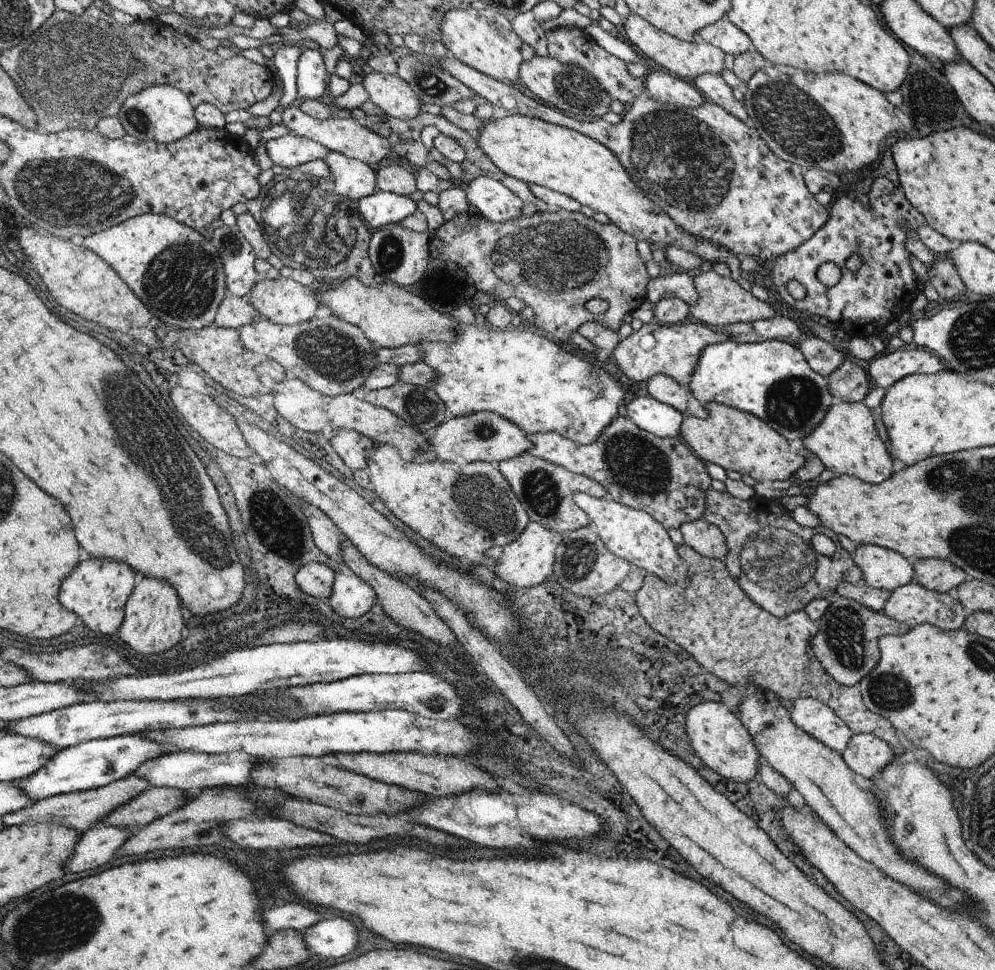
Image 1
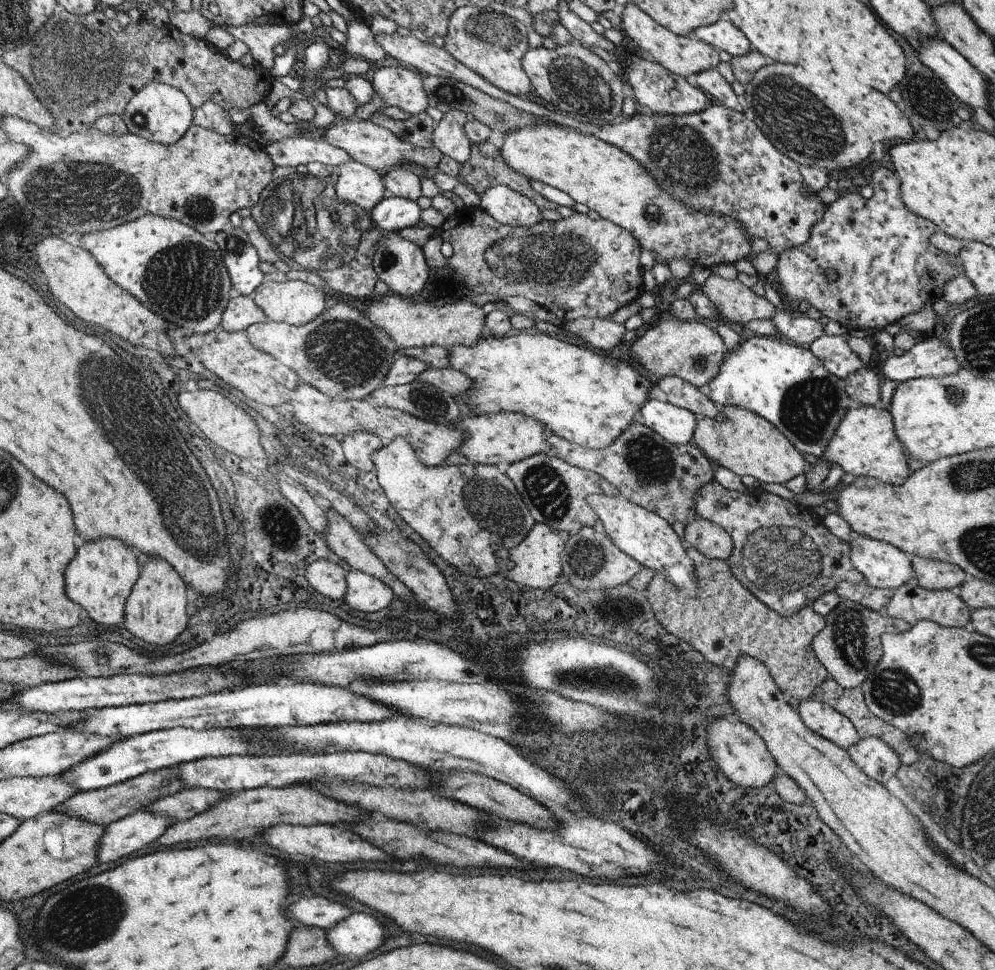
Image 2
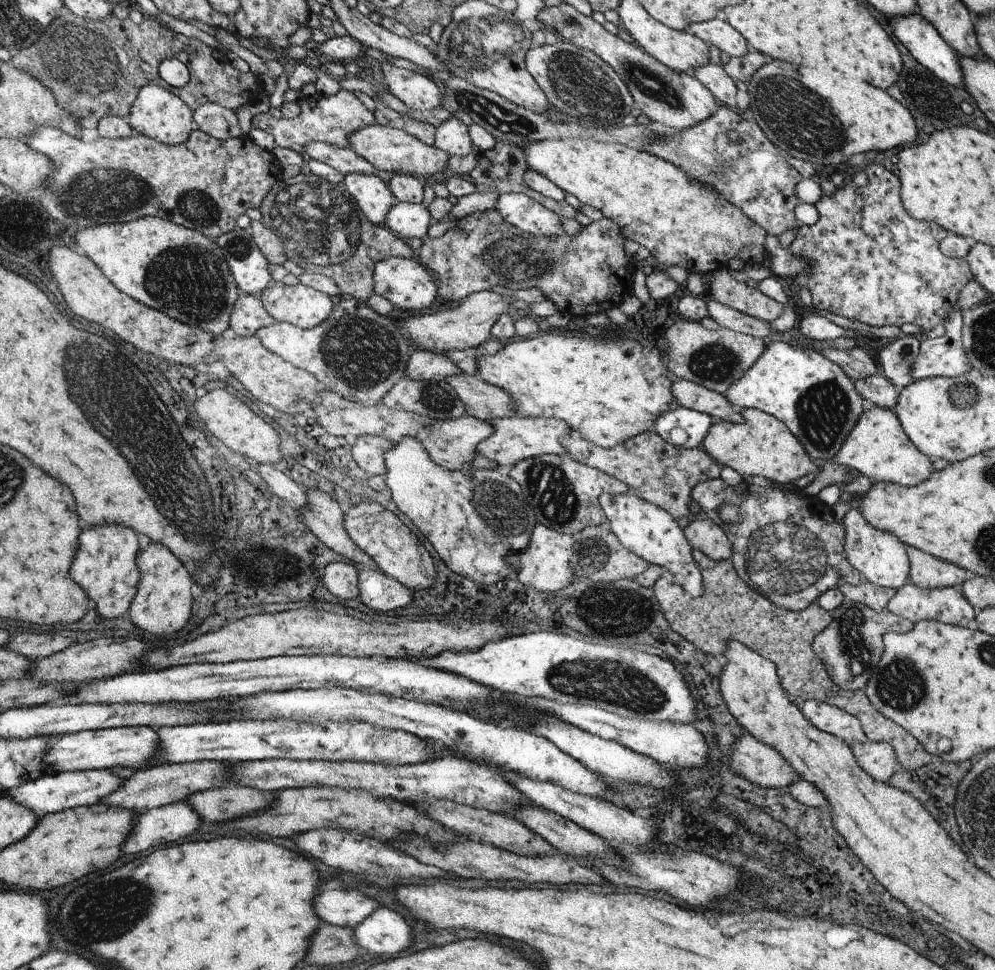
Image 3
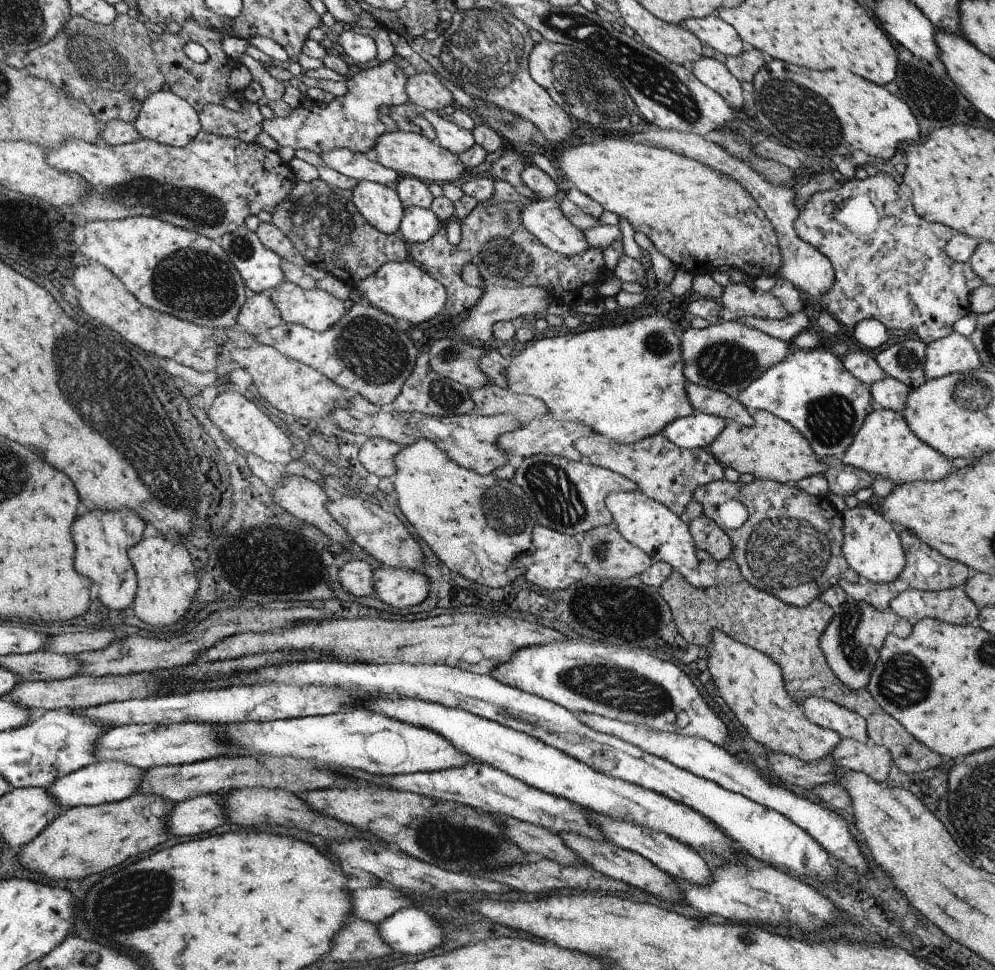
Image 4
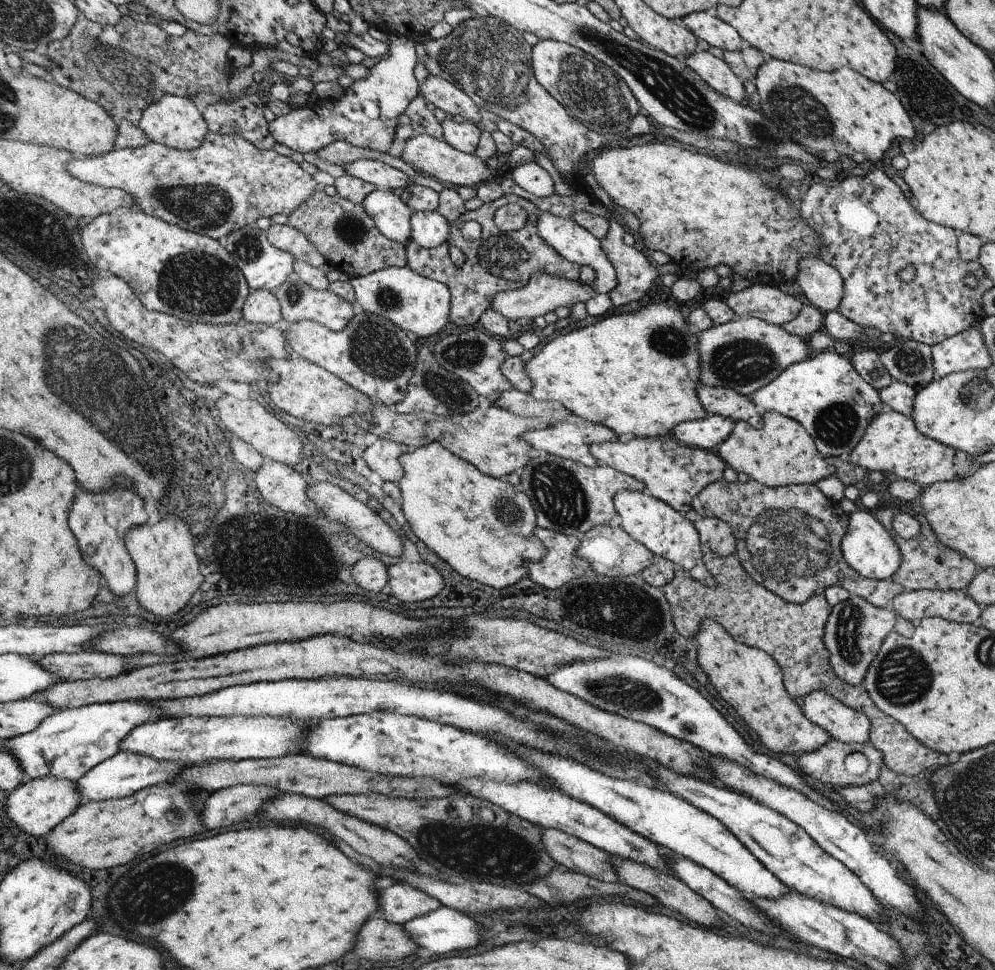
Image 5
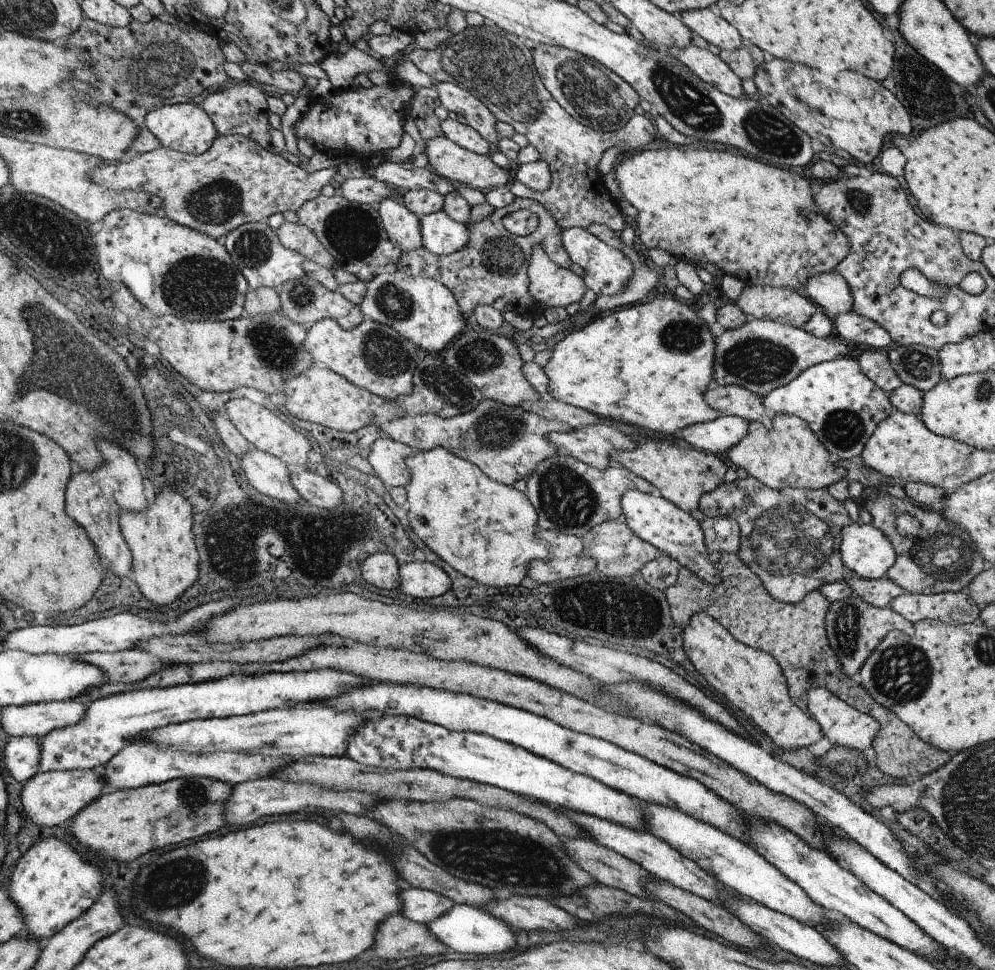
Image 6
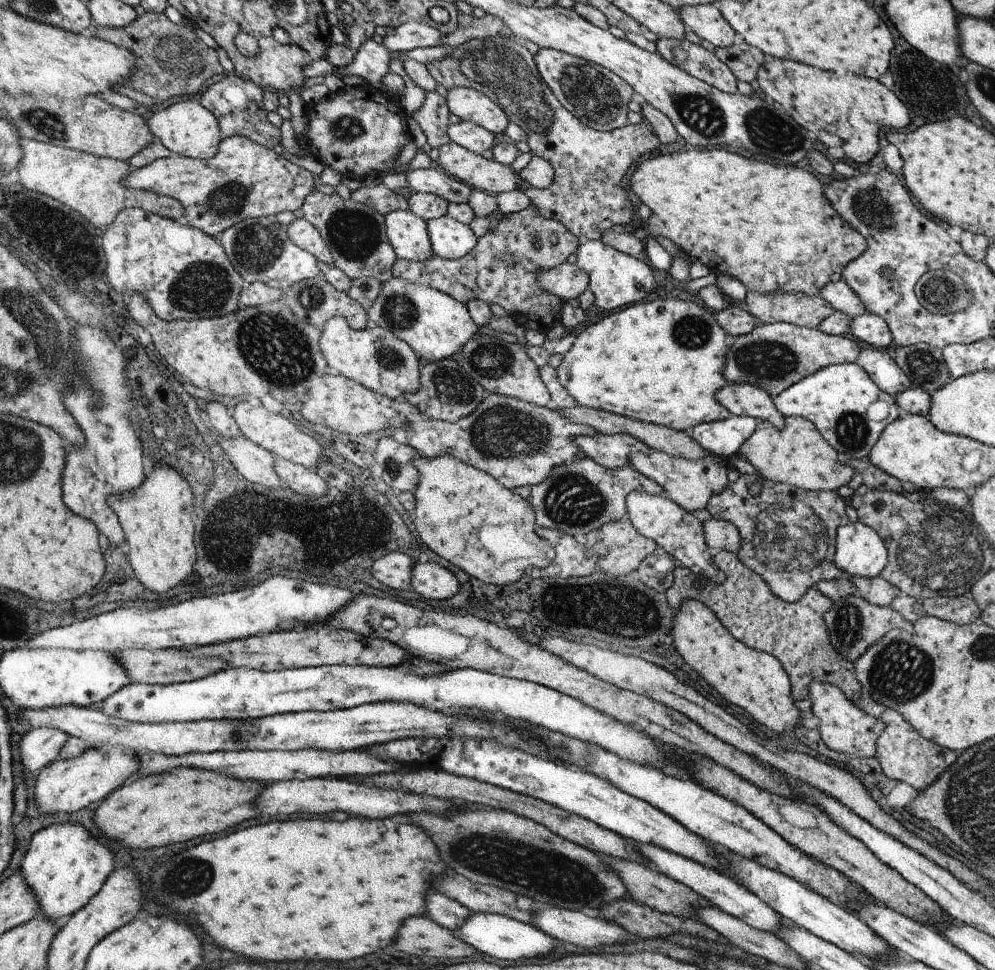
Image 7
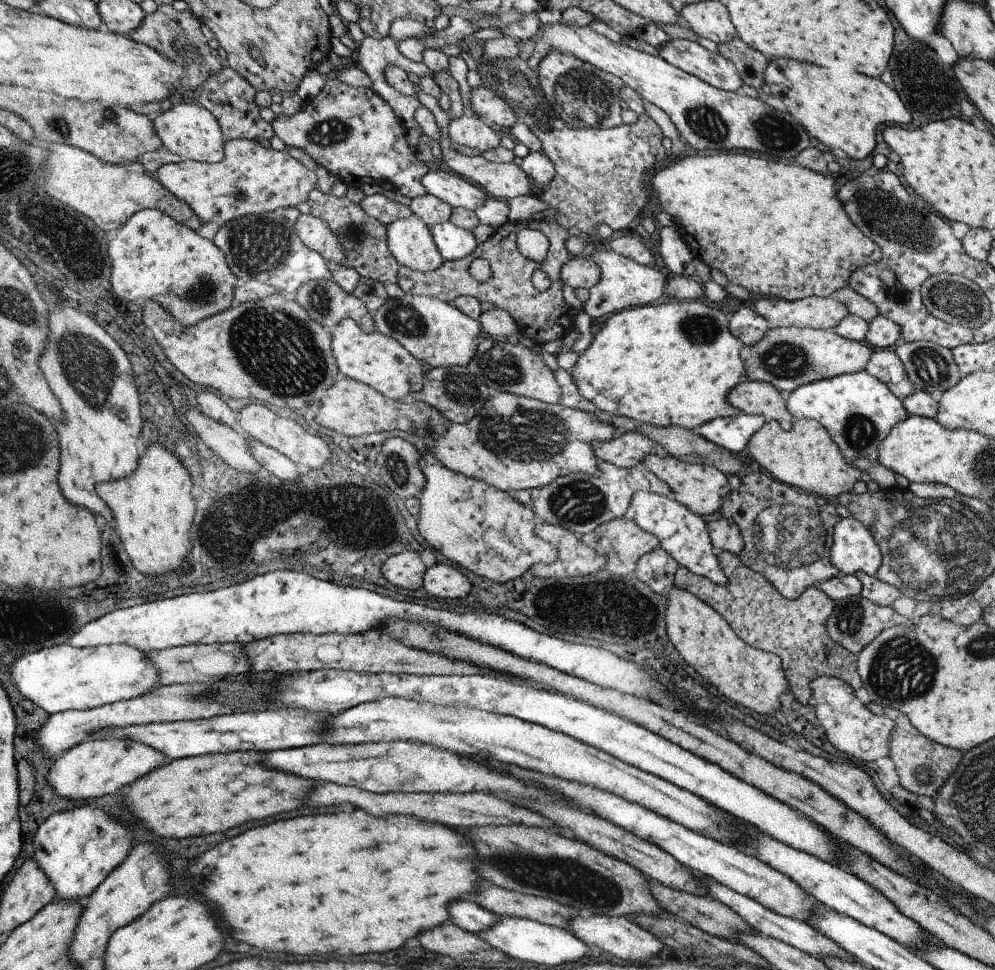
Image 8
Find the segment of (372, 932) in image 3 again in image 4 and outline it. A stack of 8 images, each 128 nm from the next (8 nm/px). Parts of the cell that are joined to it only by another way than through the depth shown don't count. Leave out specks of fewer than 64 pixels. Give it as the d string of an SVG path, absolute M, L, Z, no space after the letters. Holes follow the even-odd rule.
M420 908L396 911L378 926L382 938L404 954L426 954L444 942L444 930L438 920Z

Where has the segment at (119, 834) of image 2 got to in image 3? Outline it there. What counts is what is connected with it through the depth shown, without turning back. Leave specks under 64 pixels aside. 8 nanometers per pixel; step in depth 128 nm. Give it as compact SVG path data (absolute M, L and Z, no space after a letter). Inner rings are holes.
M186 801L148 809L138 814L133 833L125 842L124 853L136 854L160 844L176 842L204 825L196 809Z

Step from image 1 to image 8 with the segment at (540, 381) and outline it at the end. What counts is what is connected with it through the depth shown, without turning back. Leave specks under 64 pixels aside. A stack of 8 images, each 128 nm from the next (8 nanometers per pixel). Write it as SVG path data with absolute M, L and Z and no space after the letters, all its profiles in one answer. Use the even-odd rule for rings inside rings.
M703 299L696 301L671 300L668 304L630 307L629 309L614 313L613 316L610 316L610 318L606 320L605 324L593 329L593 341L585 352L580 354L578 361L571 370L572 376L575 378L575 385L582 393L582 396L587 398L590 402L593 402L600 411L606 411L610 416L628 417L642 425L654 425L655 427L676 425L677 427L684 427L688 430L696 431L696 428L715 418L739 415L742 413L741 410L735 409L730 402L728 402L727 396L736 385L746 380L746 369L743 357L745 346L729 329L729 317L730 314L727 314L720 306L712 305Z

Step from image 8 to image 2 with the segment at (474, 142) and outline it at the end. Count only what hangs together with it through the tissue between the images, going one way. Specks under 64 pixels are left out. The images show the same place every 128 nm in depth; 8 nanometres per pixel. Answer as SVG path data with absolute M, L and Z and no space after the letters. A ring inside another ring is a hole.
M448 111L433 130L433 146L461 165L468 162L474 152L473 144L465 131L465 122L465 112Z

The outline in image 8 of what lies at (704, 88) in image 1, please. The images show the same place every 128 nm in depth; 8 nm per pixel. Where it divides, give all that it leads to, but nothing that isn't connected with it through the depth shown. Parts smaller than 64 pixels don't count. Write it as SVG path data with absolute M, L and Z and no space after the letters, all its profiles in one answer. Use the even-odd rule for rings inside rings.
M670 39L662 43L659 56L671 65L700 78L716 88L741 92L743 80L733 62L688 39Z

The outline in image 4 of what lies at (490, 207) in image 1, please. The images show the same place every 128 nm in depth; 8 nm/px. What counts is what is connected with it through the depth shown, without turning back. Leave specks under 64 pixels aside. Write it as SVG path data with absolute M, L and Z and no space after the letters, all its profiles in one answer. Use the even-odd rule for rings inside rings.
M557 186L558 192L550 198L530 206L519 203L523 225L550 250L567 257L583 255L592 247L584 233L563 213L560 202L566 197L566 192Z

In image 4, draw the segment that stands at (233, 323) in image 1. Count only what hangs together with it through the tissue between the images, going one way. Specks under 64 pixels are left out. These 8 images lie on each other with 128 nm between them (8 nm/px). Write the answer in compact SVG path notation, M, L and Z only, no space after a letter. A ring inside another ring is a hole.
M253 293L241 309L237 322L237 326L244 332L265 337L271 328L282 324L283 320L279 308L270 297Z

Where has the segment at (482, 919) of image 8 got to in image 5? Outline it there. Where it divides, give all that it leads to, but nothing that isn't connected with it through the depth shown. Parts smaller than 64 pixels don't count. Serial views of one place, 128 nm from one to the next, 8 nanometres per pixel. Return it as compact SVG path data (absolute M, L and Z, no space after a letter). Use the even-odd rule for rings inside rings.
M398 883L380 890L378 915L387 921L404 925L413 918L434 912L442 907L441 902L426 891L410 883Z

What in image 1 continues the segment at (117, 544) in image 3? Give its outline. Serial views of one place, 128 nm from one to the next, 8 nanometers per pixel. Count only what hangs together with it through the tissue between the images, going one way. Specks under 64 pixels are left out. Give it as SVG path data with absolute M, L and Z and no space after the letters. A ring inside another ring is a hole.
M88 558L66 578L66 586L62 586L62 606L74 611L82 618L82 625L100 632L104 636L116 634L124 624L125 606L129 602L136 584L134 570L116 560L106 560L106 558Z

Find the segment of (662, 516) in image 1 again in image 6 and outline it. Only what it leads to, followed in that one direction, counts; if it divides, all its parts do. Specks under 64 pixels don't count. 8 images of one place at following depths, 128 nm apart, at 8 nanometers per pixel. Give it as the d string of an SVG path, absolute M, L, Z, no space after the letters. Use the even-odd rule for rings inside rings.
M648 438L631 451L612 451L611 460L613 465L626 467L653 484L656 493L687 513L699 508L699 500L703 494L712 492L725 482L724 474L730 467L728 460L721 455L695 449L684 442L677 441L674 444L671 439L663 438Z

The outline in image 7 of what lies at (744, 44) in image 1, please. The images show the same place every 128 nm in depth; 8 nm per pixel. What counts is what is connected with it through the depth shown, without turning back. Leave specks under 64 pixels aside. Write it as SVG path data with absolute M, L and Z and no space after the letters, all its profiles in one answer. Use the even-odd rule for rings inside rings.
M713 3L686 5L678 13L687 29L696 32L700 38L712 42L717 48L728 48L739 41L737 32Z

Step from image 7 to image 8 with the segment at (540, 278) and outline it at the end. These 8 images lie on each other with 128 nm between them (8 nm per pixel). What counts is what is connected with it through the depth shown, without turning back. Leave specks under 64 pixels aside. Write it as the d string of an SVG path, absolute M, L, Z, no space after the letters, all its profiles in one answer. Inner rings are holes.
M592 255L574 257L563 266L560 278L562 284L566 283L572 288L592 288L601 279L601 270L595 263Z

